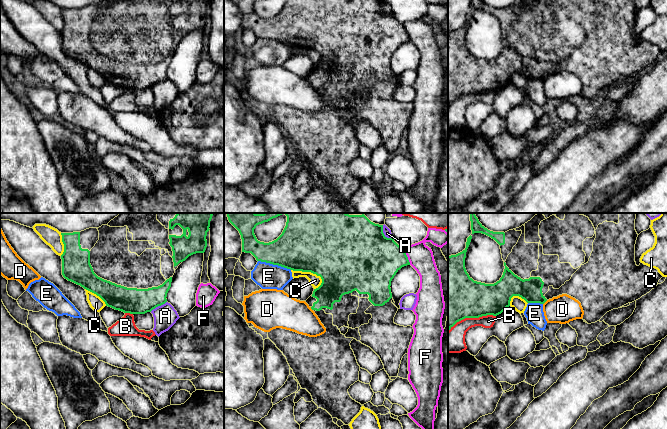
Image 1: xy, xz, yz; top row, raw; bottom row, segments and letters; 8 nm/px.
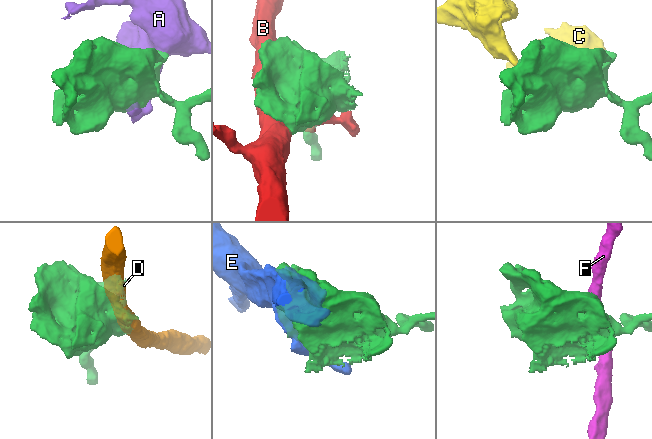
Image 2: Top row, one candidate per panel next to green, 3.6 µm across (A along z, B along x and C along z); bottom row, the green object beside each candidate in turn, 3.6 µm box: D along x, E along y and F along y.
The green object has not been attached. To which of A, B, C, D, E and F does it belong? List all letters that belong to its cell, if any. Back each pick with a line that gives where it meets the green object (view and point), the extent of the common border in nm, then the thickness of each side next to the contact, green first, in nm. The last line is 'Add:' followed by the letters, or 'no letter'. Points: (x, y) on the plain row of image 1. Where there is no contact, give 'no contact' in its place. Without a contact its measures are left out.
Add: no letter

